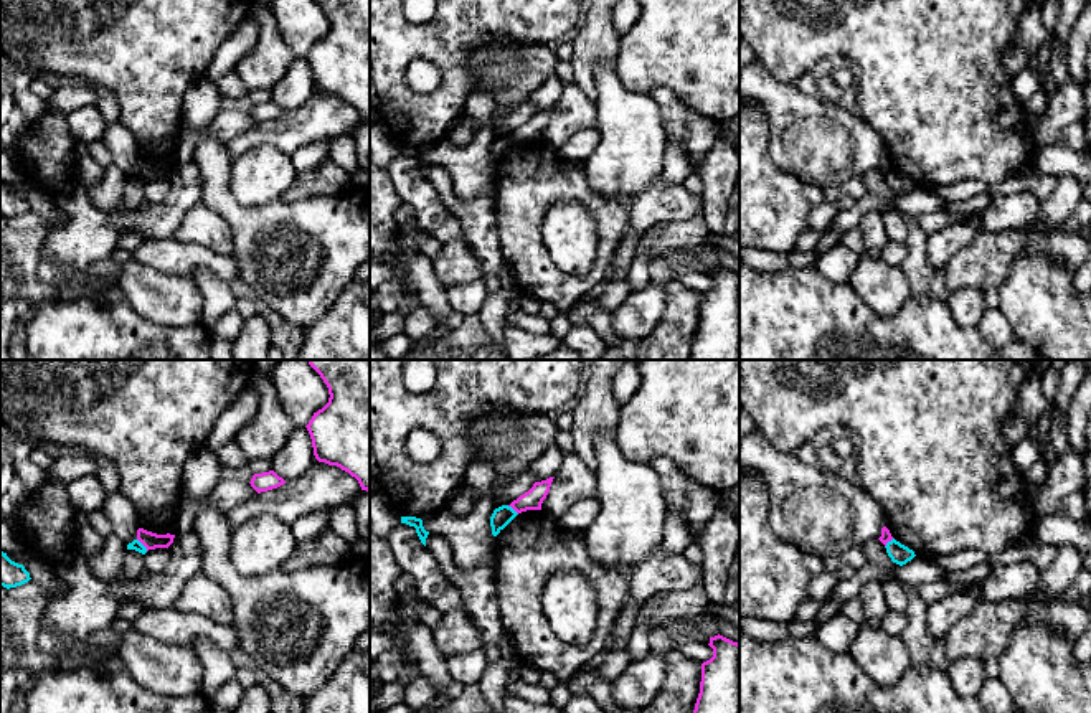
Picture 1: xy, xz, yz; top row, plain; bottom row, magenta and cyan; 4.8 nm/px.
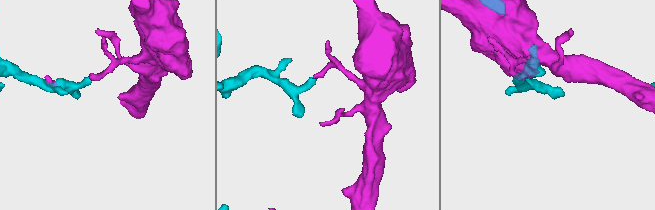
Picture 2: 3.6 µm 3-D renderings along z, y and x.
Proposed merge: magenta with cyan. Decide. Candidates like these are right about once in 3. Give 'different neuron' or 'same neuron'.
different neuron

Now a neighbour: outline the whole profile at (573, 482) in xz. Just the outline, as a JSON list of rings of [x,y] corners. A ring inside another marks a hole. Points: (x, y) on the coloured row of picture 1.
[[[571,452],[563,457],[550,492],[541,503],[541,512],[558,522],[571,505],[584,498],[596,498],[596,495],[596,472],[588,469],[579,456]]]

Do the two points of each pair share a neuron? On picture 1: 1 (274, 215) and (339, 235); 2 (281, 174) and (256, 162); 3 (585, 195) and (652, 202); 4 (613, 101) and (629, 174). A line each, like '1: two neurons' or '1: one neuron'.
1: one neuron
2: one neuron
3: two neurons
4: one neuron

